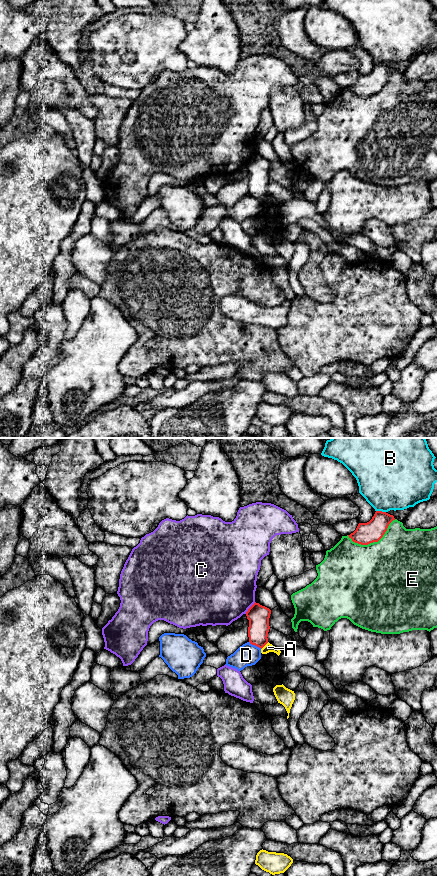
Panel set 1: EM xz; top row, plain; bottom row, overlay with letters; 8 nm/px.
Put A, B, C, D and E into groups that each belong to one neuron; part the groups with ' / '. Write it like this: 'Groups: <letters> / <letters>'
Groups: A / B / C / D / E

